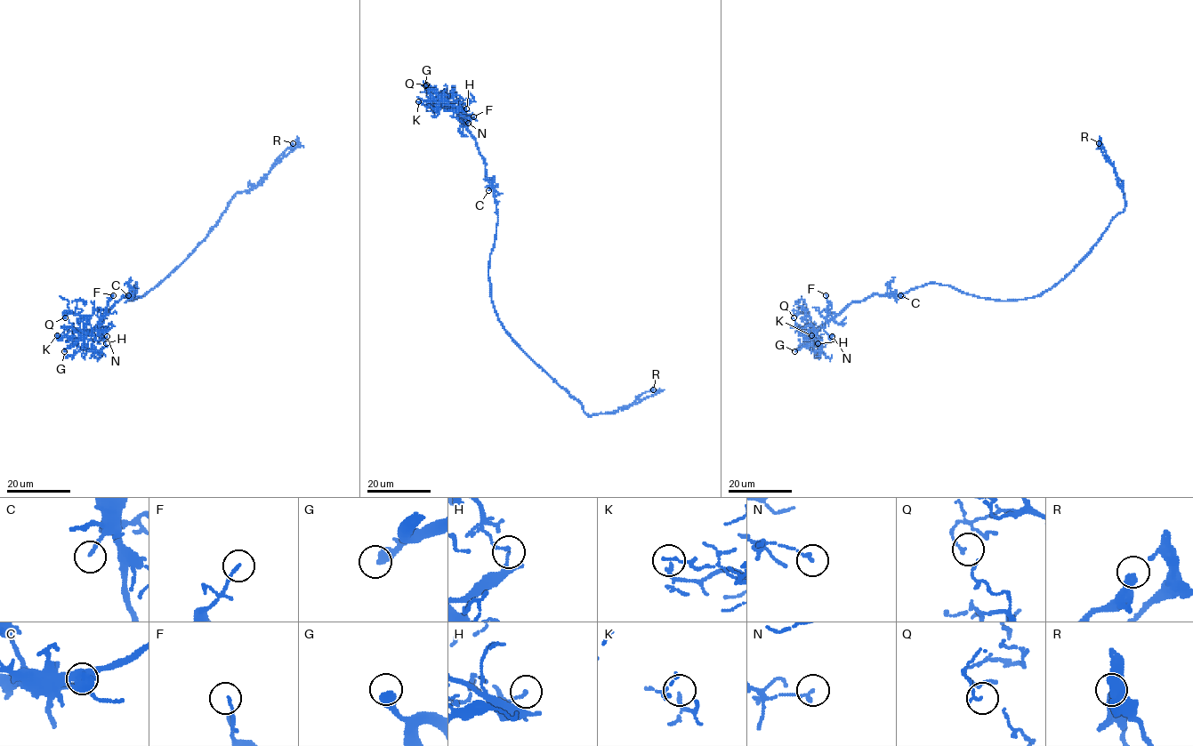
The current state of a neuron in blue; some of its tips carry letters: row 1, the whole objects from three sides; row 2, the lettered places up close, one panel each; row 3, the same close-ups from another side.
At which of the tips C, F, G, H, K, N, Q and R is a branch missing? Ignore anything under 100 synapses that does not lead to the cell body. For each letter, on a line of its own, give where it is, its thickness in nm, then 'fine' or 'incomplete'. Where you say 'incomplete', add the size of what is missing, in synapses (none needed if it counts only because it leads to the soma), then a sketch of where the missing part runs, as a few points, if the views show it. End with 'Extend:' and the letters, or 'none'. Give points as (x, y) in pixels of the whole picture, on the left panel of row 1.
C: (128, 295) | 160 nm | fine
F: (113, 295) | 100 nm | fine
G: (64, 351) | 480 nm | incomplete | (64, 351), (60, 351), (56, 363), (101, 337), (117, 317), (139, 307), (164, 306)
H: (106, 343) | 110 nm | fine
K: (57, 335) | 90 nm | fine
N: (107, 336) | 140 nm | fine
Q: (65, 317) | 90 nm | fine
R: (293, 143) | 440 nm | fine
Extend: G

